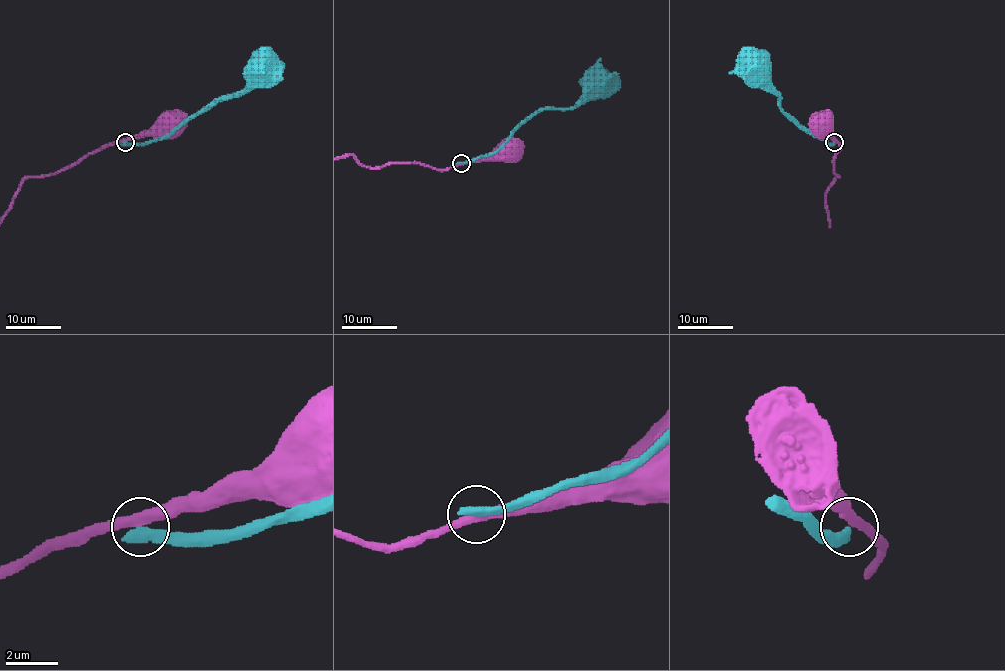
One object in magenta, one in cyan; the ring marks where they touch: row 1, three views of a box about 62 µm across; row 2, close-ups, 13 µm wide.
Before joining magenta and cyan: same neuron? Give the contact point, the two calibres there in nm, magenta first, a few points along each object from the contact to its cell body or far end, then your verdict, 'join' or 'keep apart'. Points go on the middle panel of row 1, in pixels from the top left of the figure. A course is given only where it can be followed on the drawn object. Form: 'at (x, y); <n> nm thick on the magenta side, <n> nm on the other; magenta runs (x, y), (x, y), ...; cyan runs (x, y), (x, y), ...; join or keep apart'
at (461, 163); 380 nm thick on the magenta side, 460 nm on the other; magenta runs (460, 163), (492, 159), (505, 147); cyan runs (460, 163), (491, 155), (538, 112), (574, 108), (596, 97), (603, 87); keep apart

